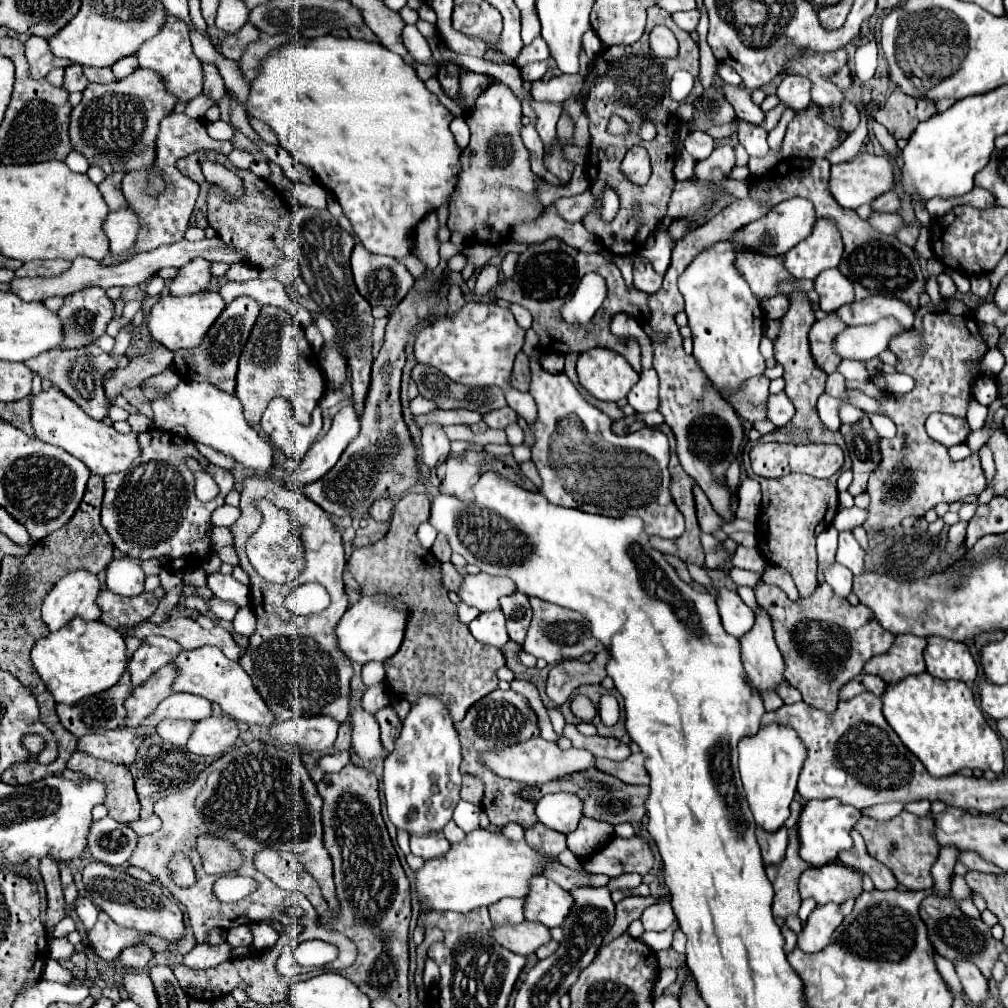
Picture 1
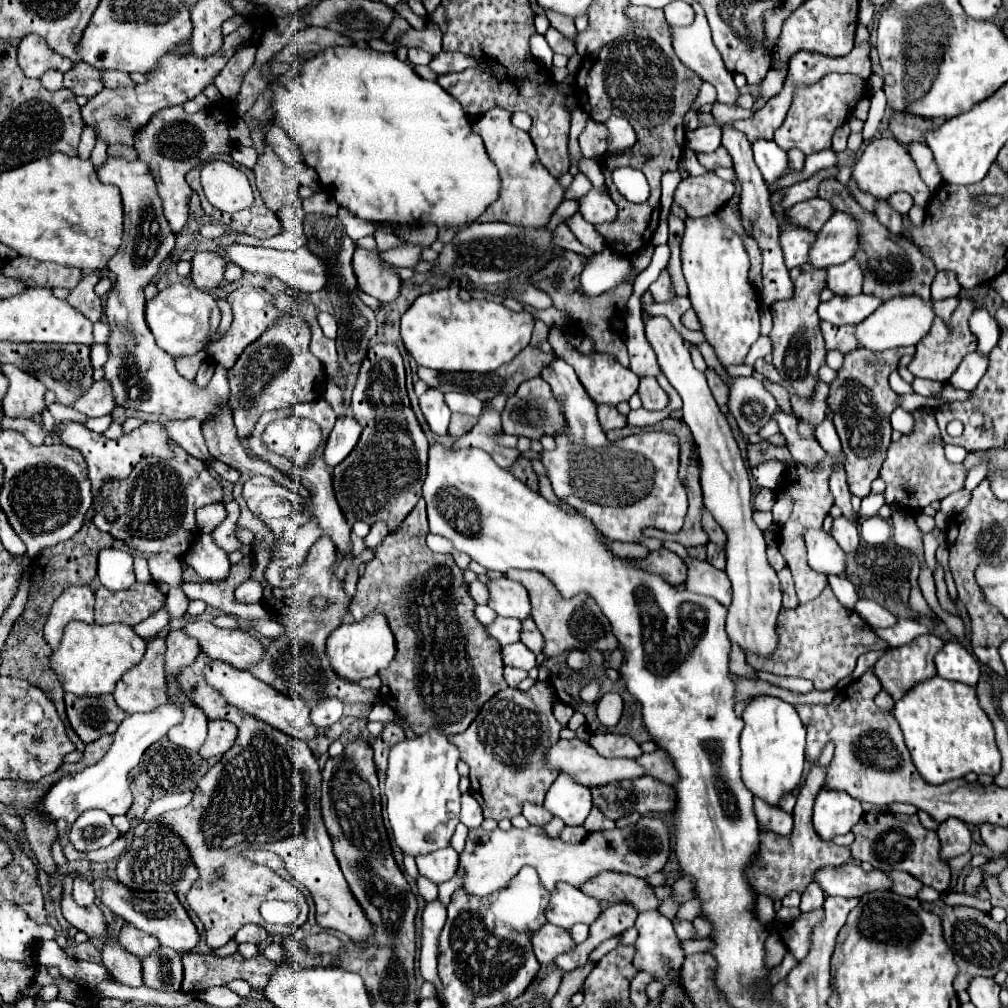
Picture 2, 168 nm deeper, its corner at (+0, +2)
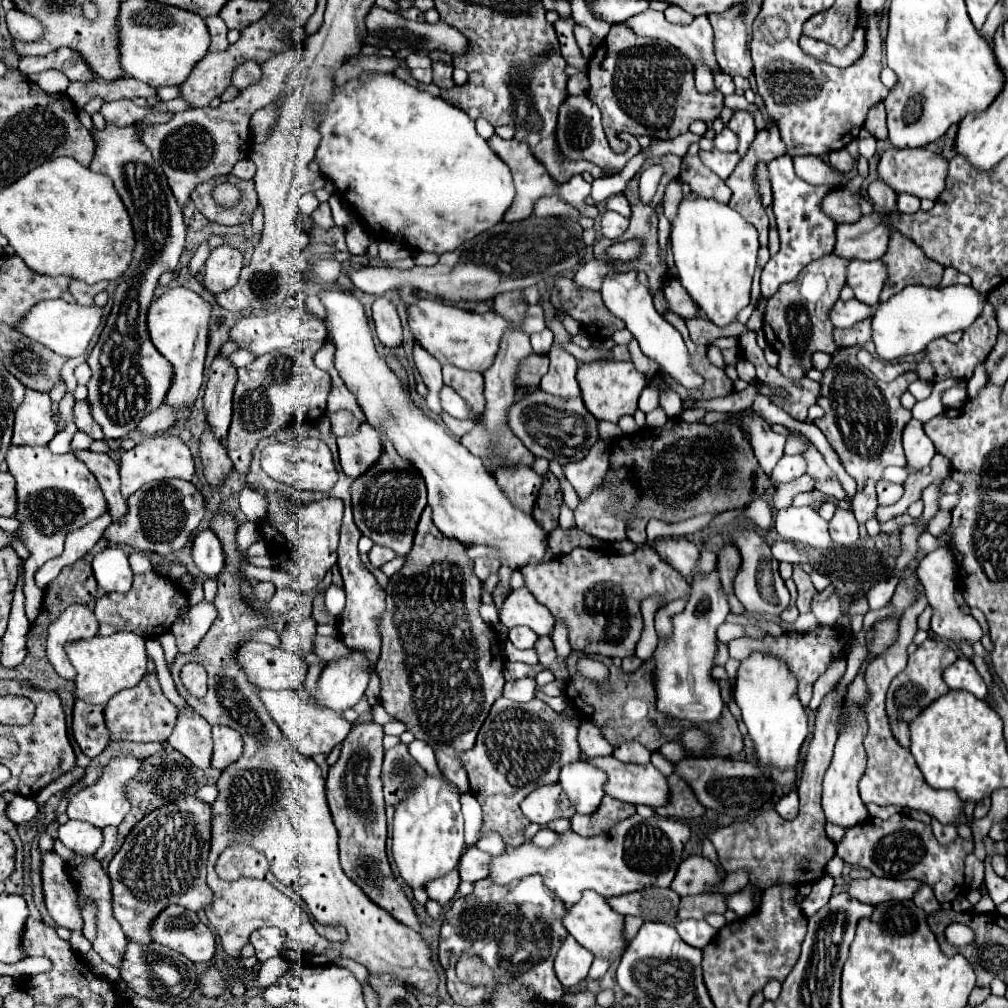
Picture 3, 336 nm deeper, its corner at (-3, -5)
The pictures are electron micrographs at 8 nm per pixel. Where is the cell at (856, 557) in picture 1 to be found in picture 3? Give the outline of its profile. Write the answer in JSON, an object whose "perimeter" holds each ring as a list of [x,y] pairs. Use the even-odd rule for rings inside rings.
{"perimeter":[[[837,509],[835,517],[829,521],[829,533],[835,543],[847,547],[859,541],[859,531],[857,531],[857,519],[851,511]]]}

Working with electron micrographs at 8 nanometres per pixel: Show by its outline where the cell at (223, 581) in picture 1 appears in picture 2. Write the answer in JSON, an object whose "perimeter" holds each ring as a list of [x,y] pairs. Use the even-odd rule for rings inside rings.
{"perimeter":[[[198,534],[196,542],[192,544],[192,548],[184,556],[184,560],[206,582],[224,580],[230,572],[228,554],[214,542],[212,534]]]}

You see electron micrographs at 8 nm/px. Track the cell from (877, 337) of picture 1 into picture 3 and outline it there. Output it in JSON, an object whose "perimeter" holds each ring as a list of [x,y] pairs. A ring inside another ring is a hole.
{"perimeter":[[[909,285],[889,301],[881,303],[873,315],[873,343],[877,347],[877,355],[893,361],[903,355],[921,353],[929,341],[967,329],[975,317],[979,317],[983,303],[985,299],[969,285],[953,285],[945,289]]]}

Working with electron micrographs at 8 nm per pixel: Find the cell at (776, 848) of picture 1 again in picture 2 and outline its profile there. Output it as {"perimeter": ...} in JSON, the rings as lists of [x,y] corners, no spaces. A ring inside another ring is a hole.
{"perimeter":[[[754,798],[754,810],[762,828],[772,830],[780,836],[788,836],[792,832],[792,814],[784,812],[780,806],[772,806],[762,798]]]}

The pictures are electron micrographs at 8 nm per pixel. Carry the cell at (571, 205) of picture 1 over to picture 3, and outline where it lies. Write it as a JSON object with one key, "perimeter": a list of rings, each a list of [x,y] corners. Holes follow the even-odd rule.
{"perimeter":[[[605,211],[601,215],[601,235],[607,239],[617,239],[619,235],[623,235],[627,225],[629,225],[629,219],[625,219],[615,211]]]}

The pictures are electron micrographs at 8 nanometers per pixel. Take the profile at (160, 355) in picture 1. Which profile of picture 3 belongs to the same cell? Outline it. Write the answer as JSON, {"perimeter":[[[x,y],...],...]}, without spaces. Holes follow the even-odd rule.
{"perimeter":[[[77,401],[73,407],[73,413],[75,413],[75,423],[79,431],[85,431],[93,439],[103,439],[103,431],[99,429],[99,425],[95,425],[91,417],[91,405],[87,405],[87,401]]]}

